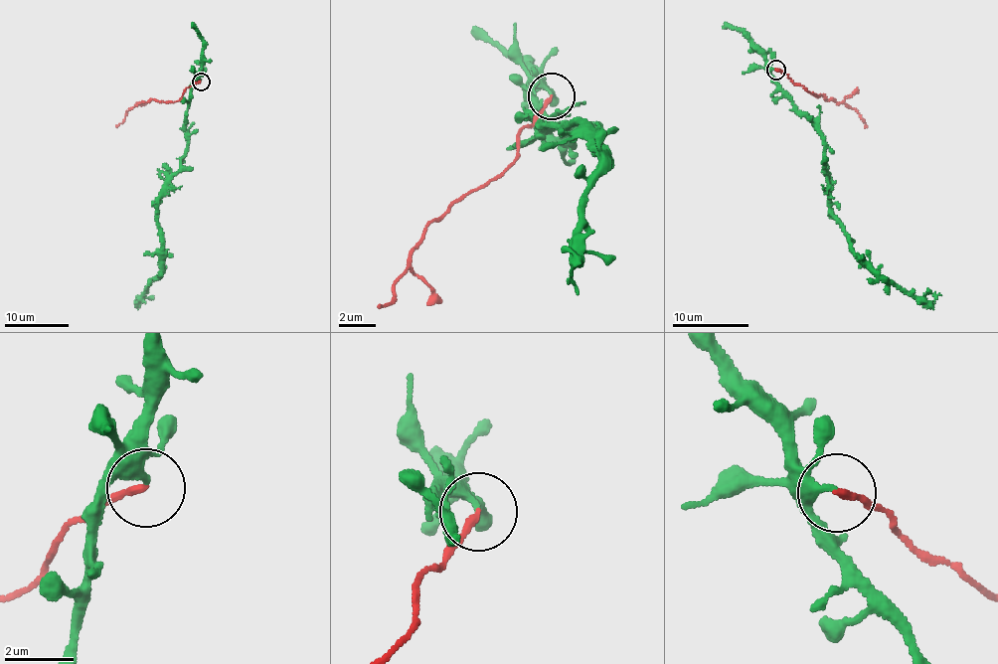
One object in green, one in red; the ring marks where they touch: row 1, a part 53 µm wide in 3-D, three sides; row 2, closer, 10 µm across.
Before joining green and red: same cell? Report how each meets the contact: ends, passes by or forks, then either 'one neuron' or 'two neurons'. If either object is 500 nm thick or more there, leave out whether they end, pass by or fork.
green ends there; red ends there; two neurons

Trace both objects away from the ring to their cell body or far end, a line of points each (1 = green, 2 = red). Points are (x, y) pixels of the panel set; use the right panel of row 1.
1: (775, 69), (769, 73), (773, 81), (821, 136), (831, 215), (849, 248), (880, 276), (927, 301), (939, 293)
2: (775, 71), (788, 75), (806, 90), (847, 104), (861, 116), (865, 128)

